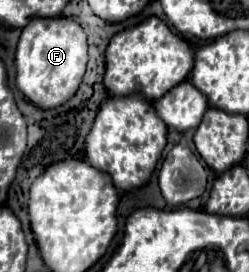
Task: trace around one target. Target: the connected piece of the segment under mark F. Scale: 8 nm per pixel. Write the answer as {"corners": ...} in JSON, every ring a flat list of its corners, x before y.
{"corners":[[66,16,34,18,22,28,16,48,16,86,38,108,54,108,78,90,88,62,88,44,82,26]]}

